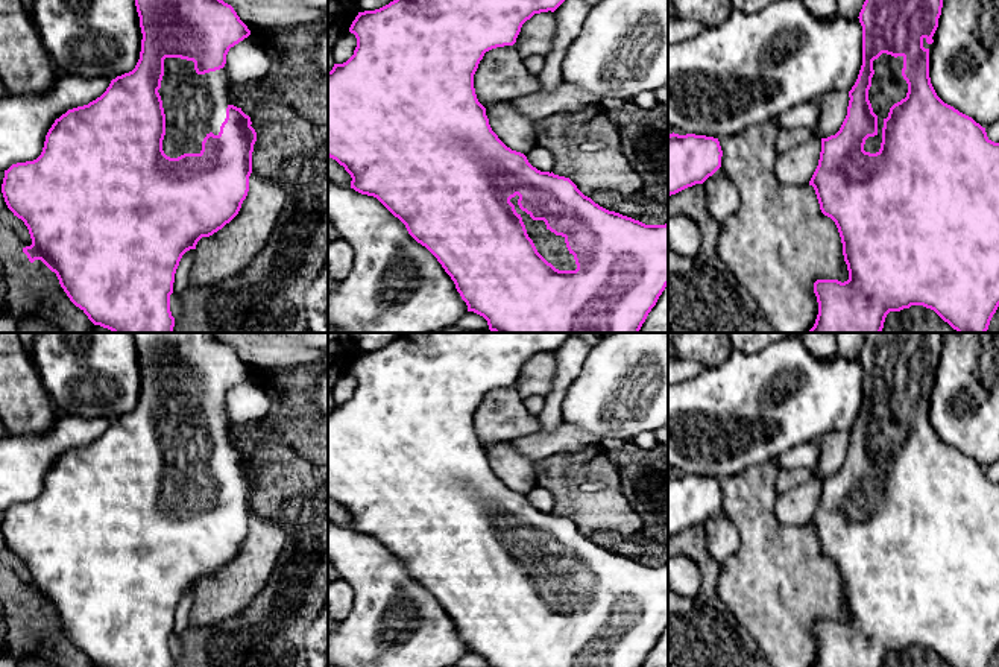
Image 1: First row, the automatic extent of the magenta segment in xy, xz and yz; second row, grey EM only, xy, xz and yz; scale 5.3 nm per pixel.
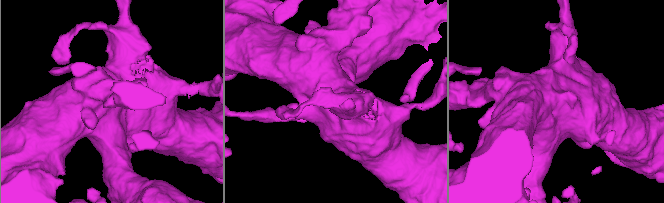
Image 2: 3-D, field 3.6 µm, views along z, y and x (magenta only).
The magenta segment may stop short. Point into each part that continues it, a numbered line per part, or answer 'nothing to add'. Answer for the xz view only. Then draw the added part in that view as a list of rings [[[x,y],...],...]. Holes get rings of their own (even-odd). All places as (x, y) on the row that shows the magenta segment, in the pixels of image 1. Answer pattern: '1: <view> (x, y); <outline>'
1: xz (553, 248); [[[519,196],[510,199],[516,213],[522,217],[528,237],[533,240],[537,252],[559,270],[575,270],[574,255],[568,251],[565,237],[551,232],[544,220],[533,220],[530,214],[518,205]]]

